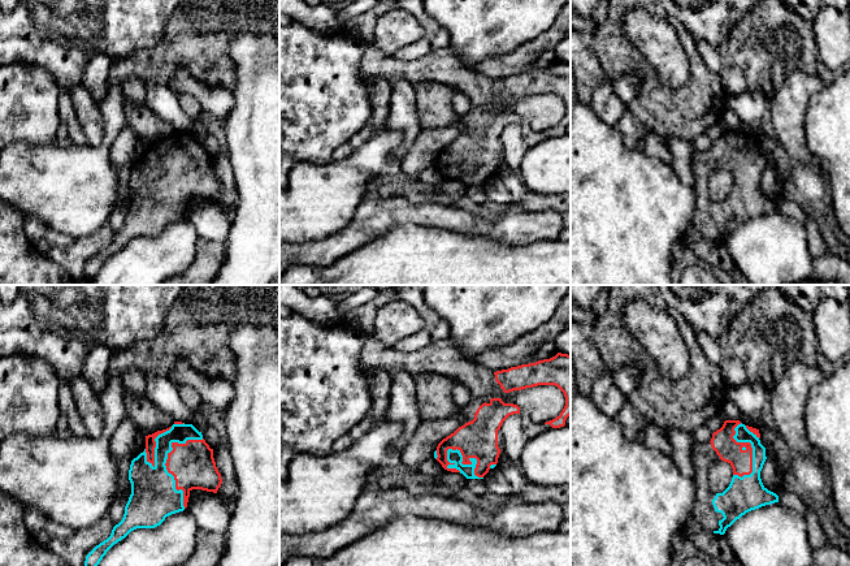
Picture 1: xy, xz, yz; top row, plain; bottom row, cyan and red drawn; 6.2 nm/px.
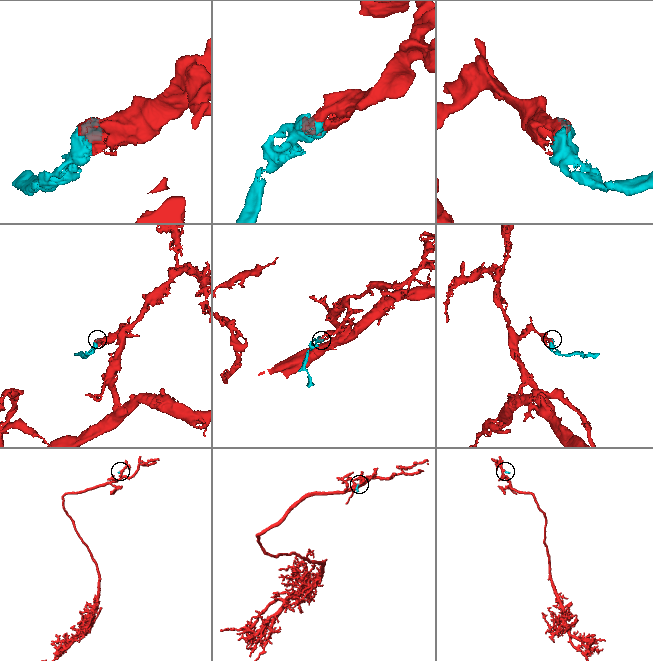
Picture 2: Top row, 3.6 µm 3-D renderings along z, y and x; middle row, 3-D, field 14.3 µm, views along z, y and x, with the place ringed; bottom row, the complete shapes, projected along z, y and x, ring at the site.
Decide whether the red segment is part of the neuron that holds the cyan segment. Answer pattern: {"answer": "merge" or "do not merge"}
{"answer": "merge"}

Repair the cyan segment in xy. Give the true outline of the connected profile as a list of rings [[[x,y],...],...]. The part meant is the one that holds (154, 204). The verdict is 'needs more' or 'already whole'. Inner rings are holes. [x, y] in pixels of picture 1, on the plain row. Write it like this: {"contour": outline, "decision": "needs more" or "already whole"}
{"contour": [[[174,130],[172,135],[146,144],[146,157],[131,169],[129,189],[131,191],[131,203],[125,215],[123,226],[113,236],[110,245],[86,264],[86,280],[92,280],[107,260],[131,239],[155,237],[166,225],[183,220],[187,216],[192,198],[217,202],[222,191],[213,167],[213,157],[205,151],[201,141],[192,133],[182,130]]], "decision": "needs more"}

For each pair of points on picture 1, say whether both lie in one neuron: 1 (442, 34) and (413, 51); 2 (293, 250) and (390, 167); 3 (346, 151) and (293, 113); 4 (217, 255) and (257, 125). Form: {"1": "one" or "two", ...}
{"1": "two", "2": "two", "3": "two", "4": "two"}

